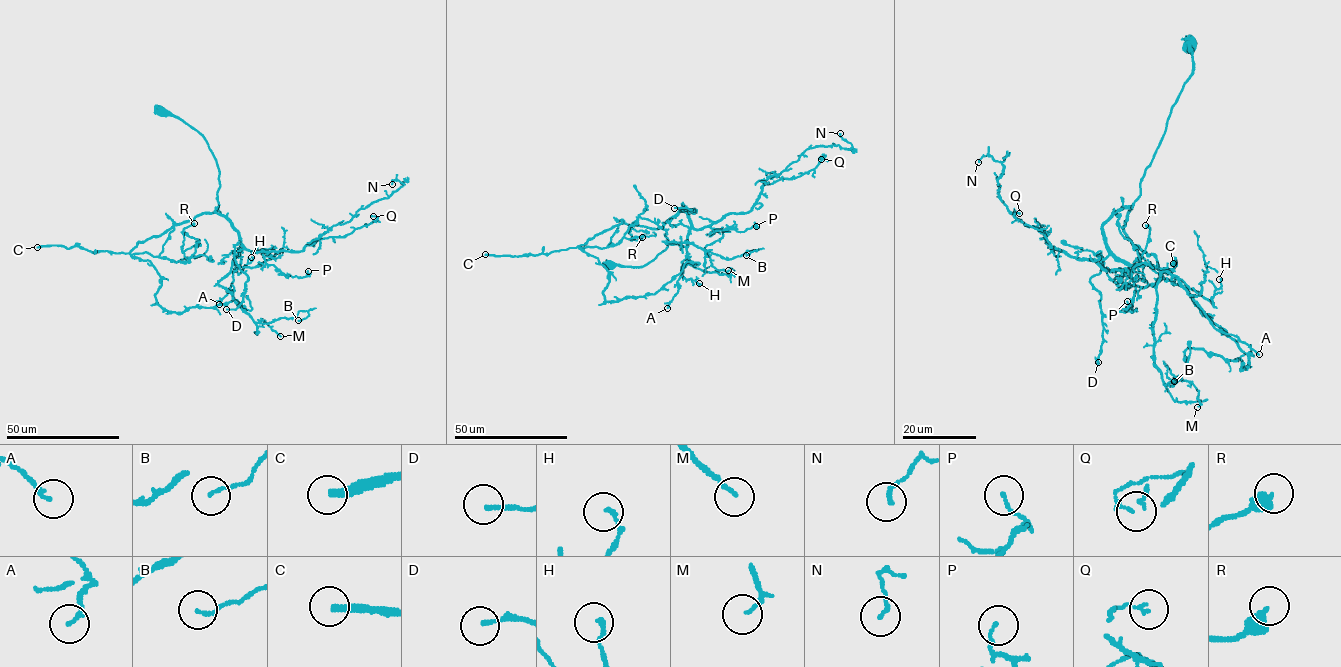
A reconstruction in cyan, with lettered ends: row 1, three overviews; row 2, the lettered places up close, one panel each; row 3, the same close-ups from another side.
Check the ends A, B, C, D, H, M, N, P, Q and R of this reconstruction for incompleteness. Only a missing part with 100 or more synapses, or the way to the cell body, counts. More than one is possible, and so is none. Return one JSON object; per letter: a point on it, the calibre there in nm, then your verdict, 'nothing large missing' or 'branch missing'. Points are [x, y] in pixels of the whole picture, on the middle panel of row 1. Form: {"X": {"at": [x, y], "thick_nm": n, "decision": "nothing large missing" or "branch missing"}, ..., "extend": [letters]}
{"A": {"at": [667, 308], "thick_nm": 150, "decision": "nothing large missing"}, "B": {"at": [746, 255], "thick_nm": 120, "decision": "nothing large missing"}, "C": {"at": [485, 254], "thick_nm": 280, "decision": "branch missing"}, "D": {"at": [674, 208], "thick_nm": 150, "decision": "nothing large missing"}, "H": {"at": [699, 283], "thick_nm": 130, "decision": "nothing large missing"}, "M": {"at": [728, 270], "thick_nm": 130, "decision": "nothing large missing"}, "N": {"at": [840, 133], "thick_nm": 140, "decision": "nothing large missing"}, "P": {"at": [756, 226], "thick_nm": 120, "decision": "nothing large missing"}, "Q": {"at": [821, 159], "thick_nm": 120, "decision": "nothing large missing"}, "R": {"at": [642, 237], "thick_nm": 400, "decision": "nothing large missing"}, "extend": ["C"]}

